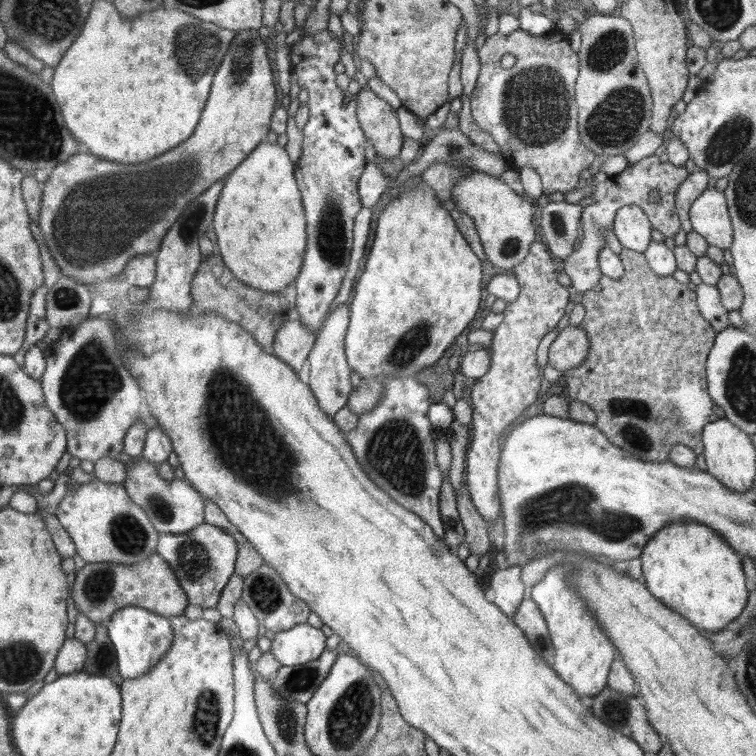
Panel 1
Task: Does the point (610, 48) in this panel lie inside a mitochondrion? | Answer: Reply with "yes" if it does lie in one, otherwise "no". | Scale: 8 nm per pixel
yes

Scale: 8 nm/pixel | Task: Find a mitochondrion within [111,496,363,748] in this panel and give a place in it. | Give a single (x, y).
(207, 710)

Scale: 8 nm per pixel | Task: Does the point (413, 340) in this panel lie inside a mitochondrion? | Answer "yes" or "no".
yes

